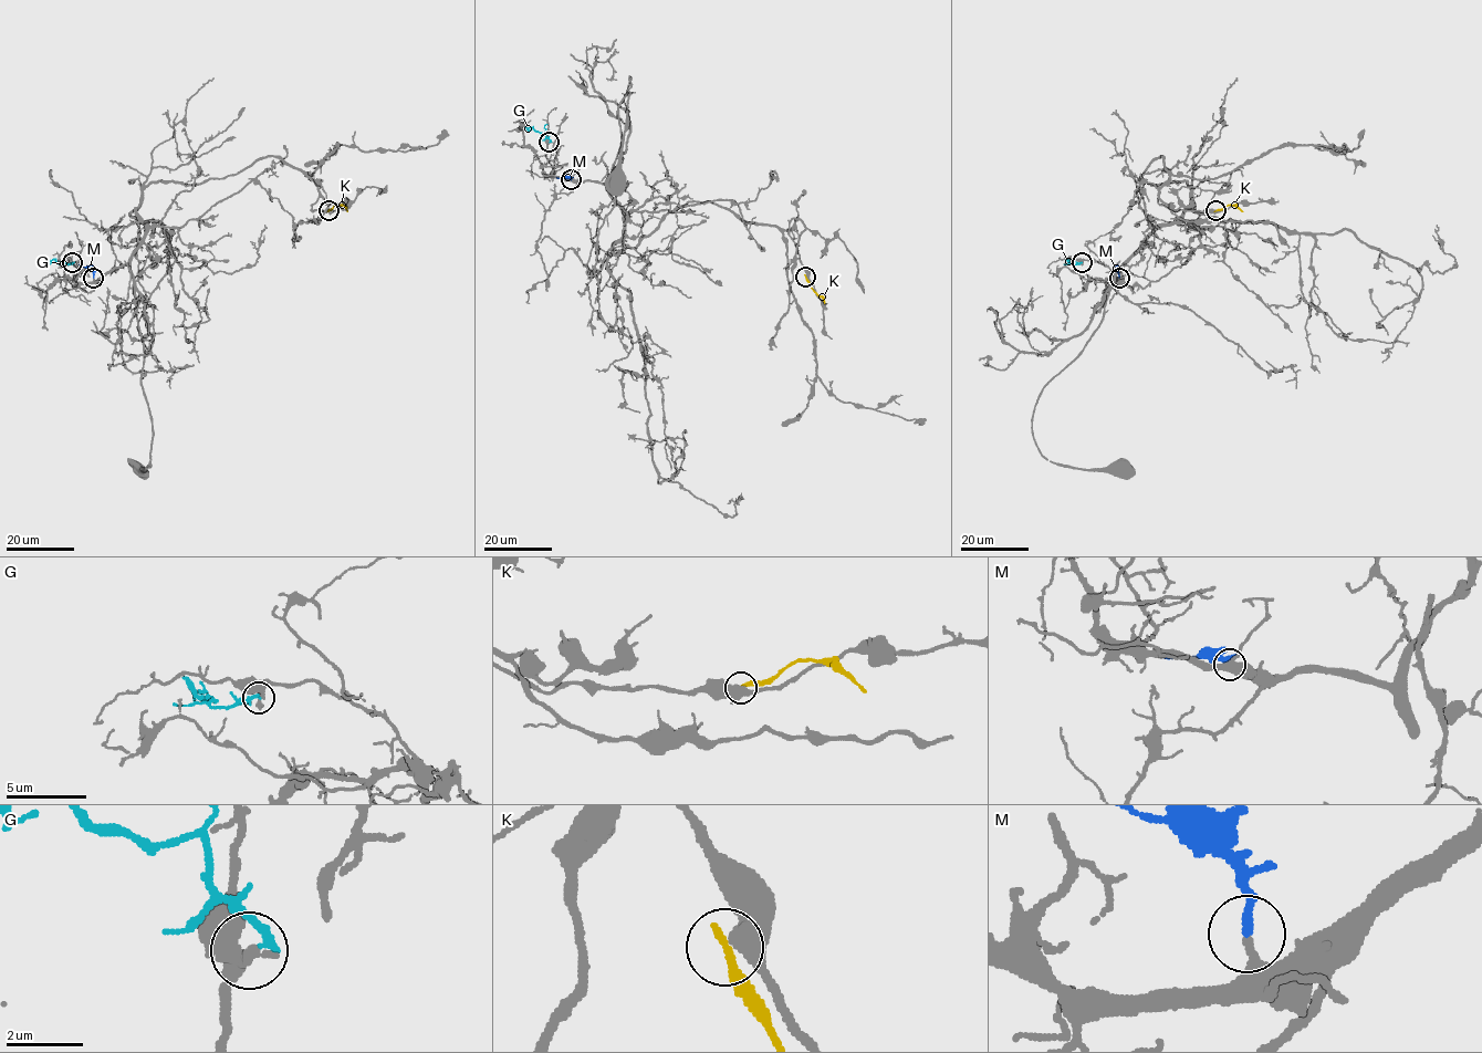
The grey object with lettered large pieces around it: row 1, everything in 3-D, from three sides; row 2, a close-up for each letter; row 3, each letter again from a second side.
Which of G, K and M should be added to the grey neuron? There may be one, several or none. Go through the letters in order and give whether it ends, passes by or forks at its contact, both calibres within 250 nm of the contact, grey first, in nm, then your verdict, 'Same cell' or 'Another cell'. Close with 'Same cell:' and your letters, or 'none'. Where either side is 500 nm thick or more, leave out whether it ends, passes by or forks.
G: It ends there. Thickness 360 nm (grey) against 240 nm. Another cell
K: It ends there. Thickness 440 nm (grey) against 260 nm. Another cell
M: It ends there. Thickness 240 nm (grey) against 200 nm. Same cell
Same cell: M

